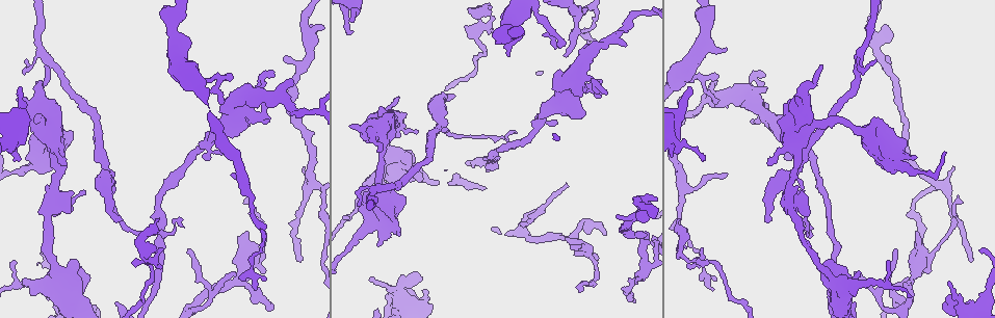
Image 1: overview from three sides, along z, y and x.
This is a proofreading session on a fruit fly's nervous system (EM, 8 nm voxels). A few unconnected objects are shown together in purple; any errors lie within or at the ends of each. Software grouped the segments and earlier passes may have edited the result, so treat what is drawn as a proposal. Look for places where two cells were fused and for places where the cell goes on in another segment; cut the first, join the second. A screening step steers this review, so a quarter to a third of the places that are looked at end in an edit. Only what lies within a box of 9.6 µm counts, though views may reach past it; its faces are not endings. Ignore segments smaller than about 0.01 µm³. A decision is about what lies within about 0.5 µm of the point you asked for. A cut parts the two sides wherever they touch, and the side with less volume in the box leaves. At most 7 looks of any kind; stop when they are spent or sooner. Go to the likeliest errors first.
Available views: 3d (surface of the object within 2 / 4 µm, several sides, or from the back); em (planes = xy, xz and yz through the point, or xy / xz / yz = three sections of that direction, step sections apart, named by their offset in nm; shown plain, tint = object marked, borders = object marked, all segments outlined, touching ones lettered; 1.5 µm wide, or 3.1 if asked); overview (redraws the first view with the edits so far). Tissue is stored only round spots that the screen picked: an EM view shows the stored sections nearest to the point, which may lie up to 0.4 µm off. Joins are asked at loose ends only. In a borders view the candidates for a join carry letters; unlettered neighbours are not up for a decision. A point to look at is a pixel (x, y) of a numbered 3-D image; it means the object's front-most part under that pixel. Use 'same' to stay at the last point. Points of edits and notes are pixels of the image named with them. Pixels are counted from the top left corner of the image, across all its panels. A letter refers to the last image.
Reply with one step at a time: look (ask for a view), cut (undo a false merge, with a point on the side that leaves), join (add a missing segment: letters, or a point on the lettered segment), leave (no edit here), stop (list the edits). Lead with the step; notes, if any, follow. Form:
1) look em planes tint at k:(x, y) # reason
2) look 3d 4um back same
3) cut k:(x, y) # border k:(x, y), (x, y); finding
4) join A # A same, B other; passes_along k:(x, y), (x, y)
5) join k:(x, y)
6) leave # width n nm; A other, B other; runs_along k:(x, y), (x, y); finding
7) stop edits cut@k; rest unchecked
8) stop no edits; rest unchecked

look em planes tint at 1:(864, 129) # branch point

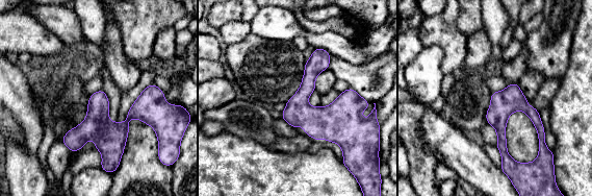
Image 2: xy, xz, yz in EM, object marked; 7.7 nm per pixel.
look em planes borders same # see the neighbours

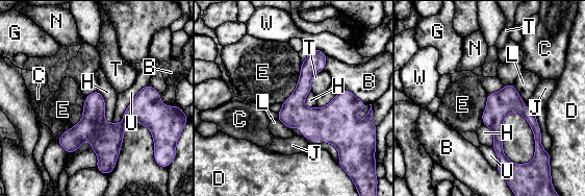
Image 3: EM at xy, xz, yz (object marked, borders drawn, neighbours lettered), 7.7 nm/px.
leave # B other, C other, D other, E other, G other, H other, J other, L other, N other, T other, U other, W other; border 3:(86, 96), (81, 119), (65, 131); continuous, no second cell

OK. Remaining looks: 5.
look em planes tint at 1:(273, 307) # an open end

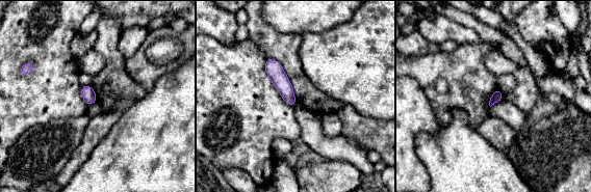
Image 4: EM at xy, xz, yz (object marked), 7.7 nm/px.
look em planes borders same

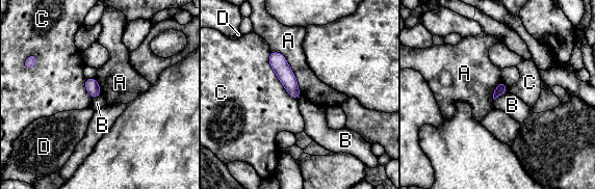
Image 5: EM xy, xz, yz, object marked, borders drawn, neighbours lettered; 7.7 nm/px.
leave # width 80 nm; A other, B other, C other, D other; border 5:(270, 51), (285, 58), (301, 93); no lettered segment goes on from it

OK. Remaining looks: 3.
look em planes borders at 1:(19, 159) # branch stops here

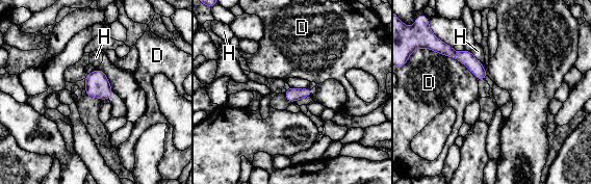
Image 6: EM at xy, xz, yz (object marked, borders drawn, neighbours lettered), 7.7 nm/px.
leave # D other, H other; none of them fits

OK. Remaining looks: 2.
stop no edits; rest unchecked

